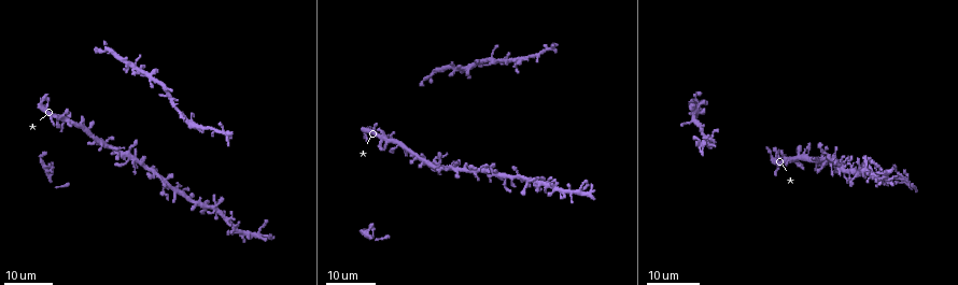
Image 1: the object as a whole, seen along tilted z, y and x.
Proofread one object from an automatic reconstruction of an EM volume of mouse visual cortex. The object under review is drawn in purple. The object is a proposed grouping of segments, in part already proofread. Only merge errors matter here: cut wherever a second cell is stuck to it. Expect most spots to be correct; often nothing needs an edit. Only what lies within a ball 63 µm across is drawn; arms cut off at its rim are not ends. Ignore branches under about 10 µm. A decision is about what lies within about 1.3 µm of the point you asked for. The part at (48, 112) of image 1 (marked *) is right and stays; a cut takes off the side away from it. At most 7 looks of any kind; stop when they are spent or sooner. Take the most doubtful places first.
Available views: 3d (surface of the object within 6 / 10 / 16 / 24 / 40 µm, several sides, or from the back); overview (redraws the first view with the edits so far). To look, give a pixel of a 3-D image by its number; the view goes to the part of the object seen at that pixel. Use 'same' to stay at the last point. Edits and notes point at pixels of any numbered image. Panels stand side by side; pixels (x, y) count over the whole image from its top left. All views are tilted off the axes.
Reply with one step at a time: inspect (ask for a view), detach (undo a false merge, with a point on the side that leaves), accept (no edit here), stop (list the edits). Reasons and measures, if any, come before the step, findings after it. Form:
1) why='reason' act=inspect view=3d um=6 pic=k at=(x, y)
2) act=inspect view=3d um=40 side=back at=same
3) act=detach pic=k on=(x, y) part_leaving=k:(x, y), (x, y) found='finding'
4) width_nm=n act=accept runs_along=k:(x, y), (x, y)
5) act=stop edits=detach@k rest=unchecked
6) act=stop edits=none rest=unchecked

why='three-way junction' act=inspect view=3d um=24 pic=1 at=(94, 141)

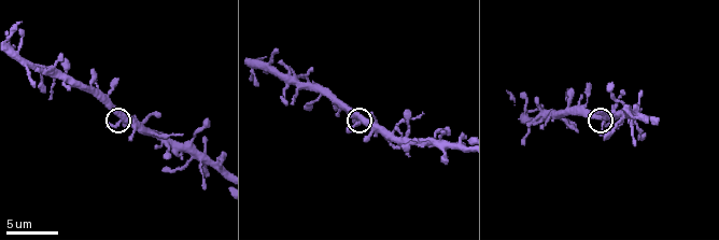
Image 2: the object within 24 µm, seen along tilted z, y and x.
why='closer look' act=inspect view=3d um=6 pic=2 at=(120, 121)

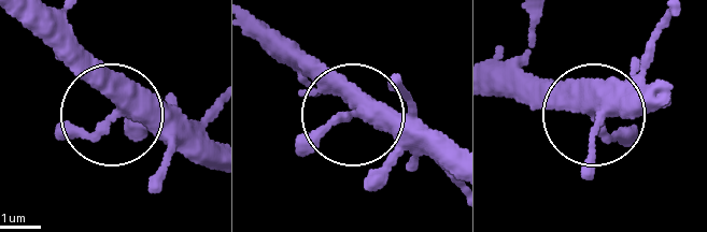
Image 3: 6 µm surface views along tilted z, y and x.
arms=3 act=accept found='one cell here'

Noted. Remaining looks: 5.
why='two arms in line, one across' act=inspect view=3d um=16 pic=1 at=(516, 175)

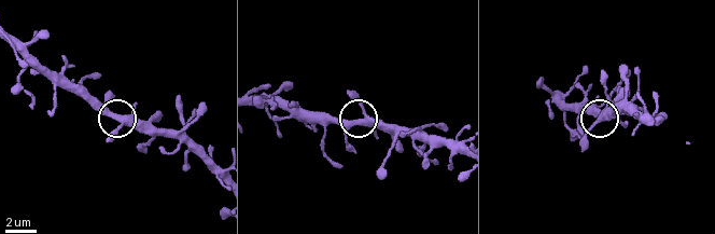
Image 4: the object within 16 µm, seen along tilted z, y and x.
act=inspect view=3d um=10 pic=4 at=(354, 121)

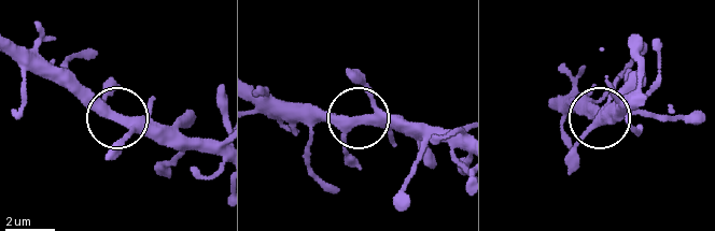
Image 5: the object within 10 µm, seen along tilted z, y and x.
width_nm=330 act=accept runs_along=5:(14, 45), (64, 69), (120, 115), (173, 132) found='all the same cell'

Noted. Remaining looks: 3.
why='small branch off a trunk' act=inspect view=3d um=24 pic=1 at=(522, 60)

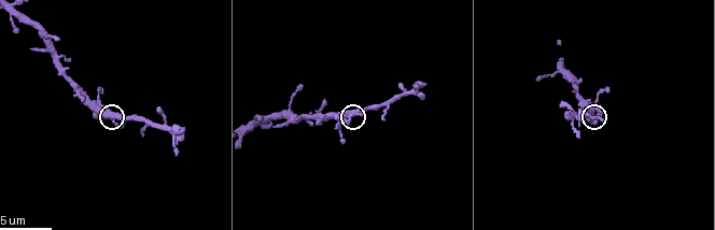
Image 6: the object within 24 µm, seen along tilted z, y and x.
why='closer look' act=inspect view=3d um=10 pic=6 at=(108, 112)

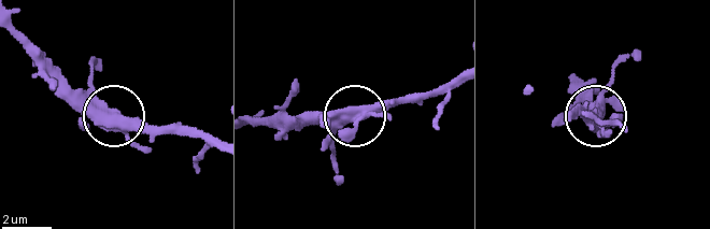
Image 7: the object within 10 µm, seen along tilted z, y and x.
act=inspect view=3d um=6 pic=7 at=(359, 112)

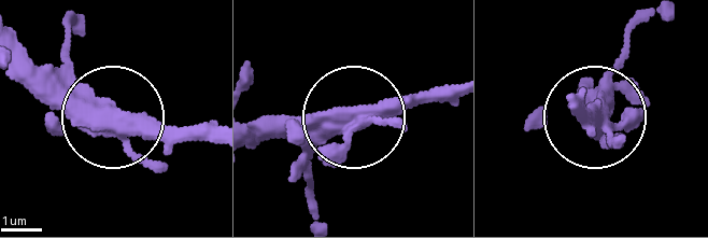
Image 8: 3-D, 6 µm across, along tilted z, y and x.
width_nm=400 act=accept runs_along=8:(13, 36), (105, 110), (204, 134) found='continuous, no second cell'

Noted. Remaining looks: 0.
act=stop edits=none rest=unchecked

